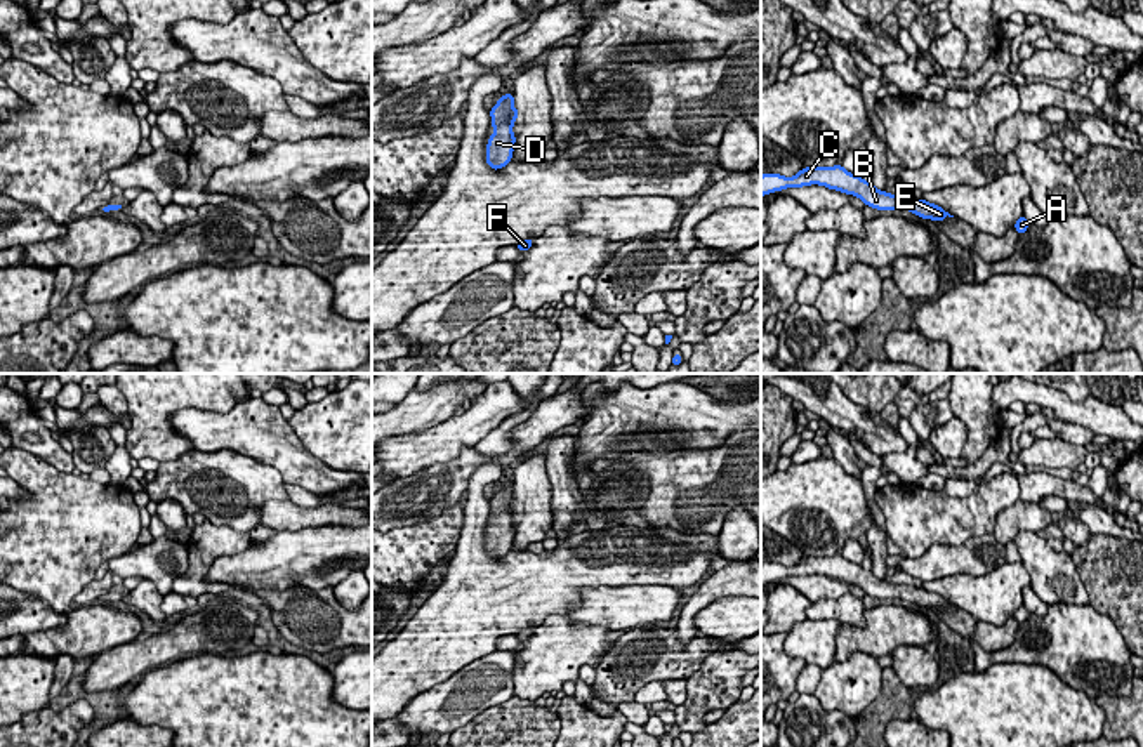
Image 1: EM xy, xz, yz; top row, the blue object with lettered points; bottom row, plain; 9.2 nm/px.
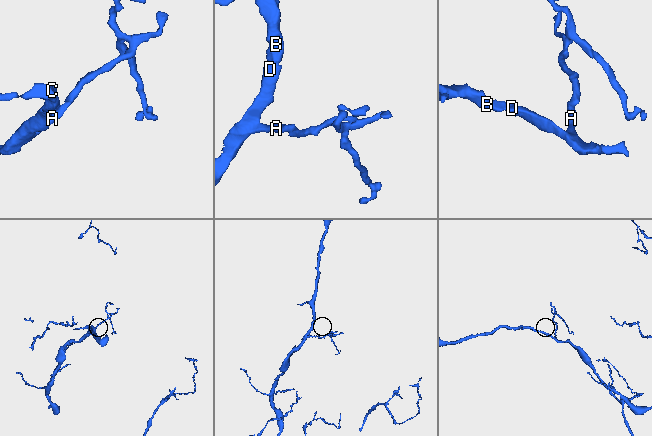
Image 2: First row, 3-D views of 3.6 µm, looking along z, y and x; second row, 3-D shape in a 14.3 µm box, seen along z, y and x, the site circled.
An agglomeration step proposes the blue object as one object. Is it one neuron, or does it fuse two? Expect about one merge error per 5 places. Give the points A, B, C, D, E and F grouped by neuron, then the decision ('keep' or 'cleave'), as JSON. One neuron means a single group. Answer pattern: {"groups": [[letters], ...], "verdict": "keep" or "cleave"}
{"groups": [["A", "B", "C", "D", "E", "F"]], "verdict": "keep"}

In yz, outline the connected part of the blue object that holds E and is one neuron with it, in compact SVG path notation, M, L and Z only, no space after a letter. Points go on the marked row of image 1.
M839 163L834 167L804 167L794 177L783 177L780 174L766 172L761 175L761 196L787 188L803 188L811 184L825 186L846 195L855 195L865 205L877 210L910 210L922 219L933 219L936 222L941 222L947 215L954 217L941 207L929 203L924 198L914 198L914 202L908 203L907 195L891 195L879 191L870 181L863 181L862 175L848 172Z

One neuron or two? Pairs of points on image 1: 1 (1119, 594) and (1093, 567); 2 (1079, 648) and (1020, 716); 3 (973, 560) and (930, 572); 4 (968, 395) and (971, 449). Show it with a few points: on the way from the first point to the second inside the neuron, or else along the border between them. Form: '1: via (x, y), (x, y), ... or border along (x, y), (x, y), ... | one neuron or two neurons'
1: via (1114, 588), (1100, 574) | one neuron
2: border along (1017, 664), (1046, 666), (1090, 699) | two neurons
3: via (963, 560), (940, 561) | one neuron
4: via (975, 409), (975, 435) | one neuron

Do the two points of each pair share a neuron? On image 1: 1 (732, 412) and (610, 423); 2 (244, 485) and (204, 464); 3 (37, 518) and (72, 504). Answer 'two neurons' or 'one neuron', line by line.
1: one neuron
2: one neuron
3: one neuron

